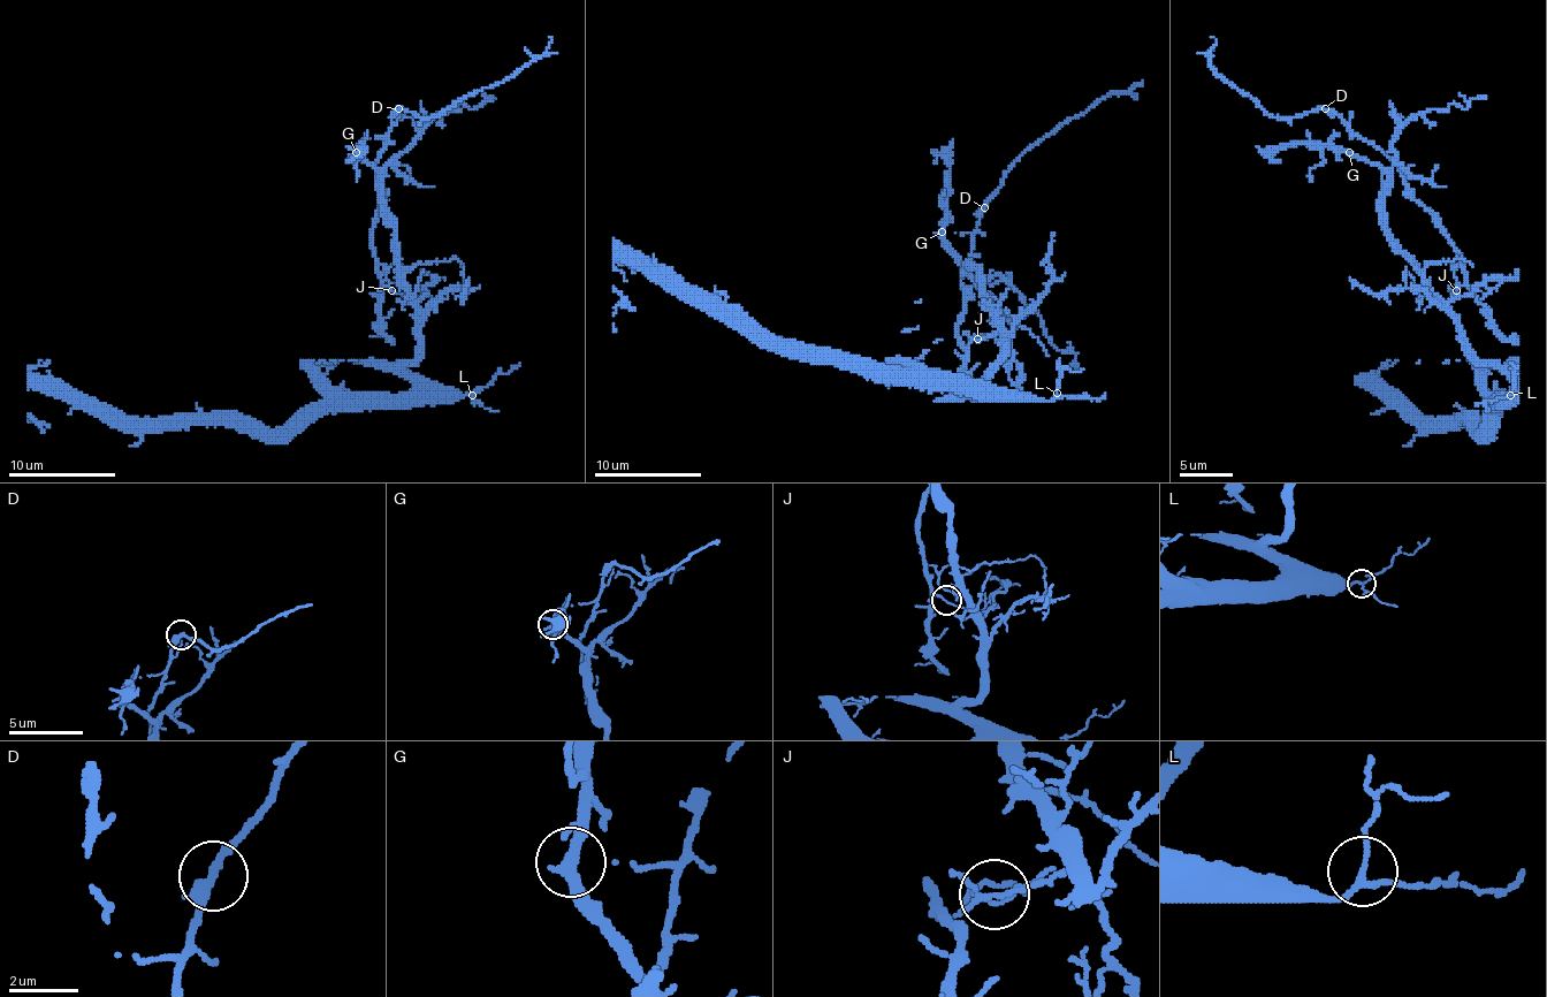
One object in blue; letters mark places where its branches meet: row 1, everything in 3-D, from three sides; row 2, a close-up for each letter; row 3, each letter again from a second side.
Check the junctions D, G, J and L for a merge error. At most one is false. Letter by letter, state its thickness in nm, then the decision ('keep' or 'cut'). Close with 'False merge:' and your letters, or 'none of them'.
D: calibre 260 nm; keep
G: calibre 280 nm; keep
J: calibre 100 nm; cut
L: calibre 150 nm; keep
False merge: J

